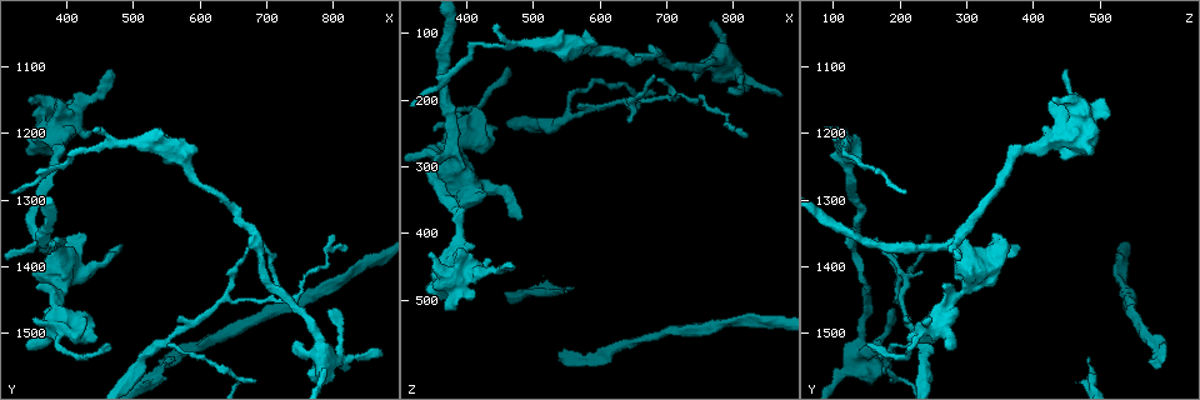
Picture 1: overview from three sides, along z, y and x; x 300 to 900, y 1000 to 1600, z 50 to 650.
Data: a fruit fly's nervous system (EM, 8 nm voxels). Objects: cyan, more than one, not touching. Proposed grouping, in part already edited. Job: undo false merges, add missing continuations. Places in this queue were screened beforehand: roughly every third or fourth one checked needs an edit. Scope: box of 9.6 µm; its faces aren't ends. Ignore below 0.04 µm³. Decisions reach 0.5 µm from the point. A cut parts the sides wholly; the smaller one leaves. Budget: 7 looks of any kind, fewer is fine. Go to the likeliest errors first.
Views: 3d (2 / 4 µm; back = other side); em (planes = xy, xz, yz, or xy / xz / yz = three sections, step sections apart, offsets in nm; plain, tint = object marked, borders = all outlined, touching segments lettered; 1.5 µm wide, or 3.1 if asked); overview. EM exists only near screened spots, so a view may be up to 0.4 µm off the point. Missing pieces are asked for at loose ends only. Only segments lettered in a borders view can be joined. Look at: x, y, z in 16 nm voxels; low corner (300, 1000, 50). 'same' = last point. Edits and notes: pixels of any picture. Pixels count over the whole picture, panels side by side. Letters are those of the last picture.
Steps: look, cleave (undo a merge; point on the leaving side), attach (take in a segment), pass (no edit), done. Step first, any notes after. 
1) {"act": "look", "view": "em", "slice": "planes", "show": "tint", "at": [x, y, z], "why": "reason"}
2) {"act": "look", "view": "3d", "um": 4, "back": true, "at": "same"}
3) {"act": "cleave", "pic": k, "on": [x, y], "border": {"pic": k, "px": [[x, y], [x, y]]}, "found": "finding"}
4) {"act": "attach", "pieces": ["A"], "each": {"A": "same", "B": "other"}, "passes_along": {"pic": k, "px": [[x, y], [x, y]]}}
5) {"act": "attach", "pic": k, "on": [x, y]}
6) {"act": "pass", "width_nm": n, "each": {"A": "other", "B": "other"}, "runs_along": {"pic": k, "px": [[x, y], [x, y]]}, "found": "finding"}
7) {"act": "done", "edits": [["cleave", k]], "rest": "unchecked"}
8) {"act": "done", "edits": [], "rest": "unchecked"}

{"act": "look", "view": "em", "slice": "xz", "step": 4, "show": "borders", "at": [540, 1550, 590], "why": "end of a long branch"}

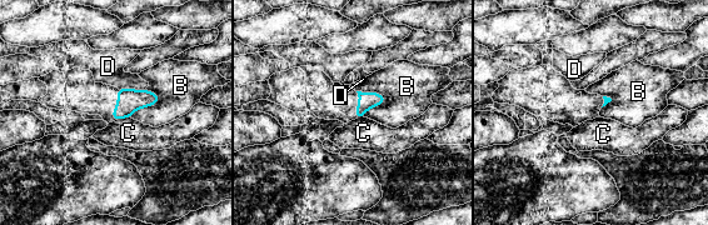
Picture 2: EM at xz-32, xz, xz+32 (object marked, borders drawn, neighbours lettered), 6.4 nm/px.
{"act": "look", "view": "em", "slice": "planes", "show": "borders", "at": "same", "why": "cut it another way"}

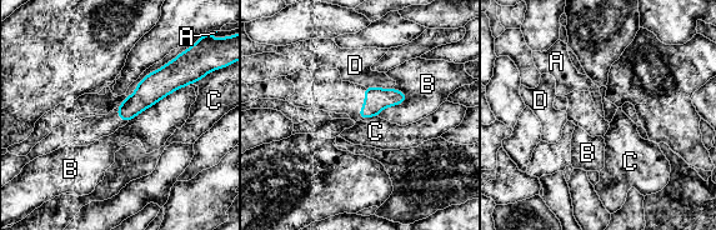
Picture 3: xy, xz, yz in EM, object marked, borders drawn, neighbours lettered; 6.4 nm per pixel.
{"act": "pass", "each": {"A": "other", "B": "other", "C": "other", "D": "other"}, "runs_along": {"pic": 3, "px": [[186, 75], [164, 80], [120, 114]]}, "found": "no lettered segment goes on from it"}

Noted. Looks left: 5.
{"act": "look", "view": "em", "slice": "planes", "show": "borders", "at": [480, 1370, 380], "why": "an open end"}

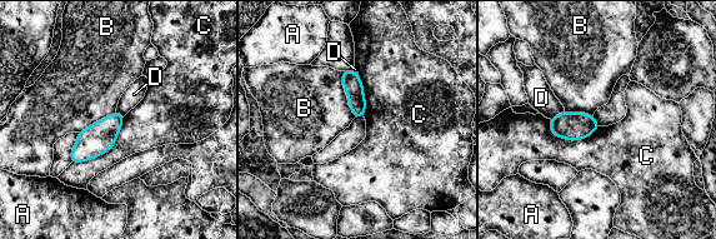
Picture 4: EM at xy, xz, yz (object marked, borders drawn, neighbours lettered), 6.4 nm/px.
{"act": "pass", "longest_contact_nm": ["C", 460], "each": {"A": "other", "B": "other", "C": "other", "D": "other"}, "border": {"pic": 4, "px": [[343, 71], [343, 89], [356, 116]]}, "found": "none of them fits"}

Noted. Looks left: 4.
{"act": "look", "view": "3d", "um": 4, "at": [590, 1225, 120], "why": "free end"}

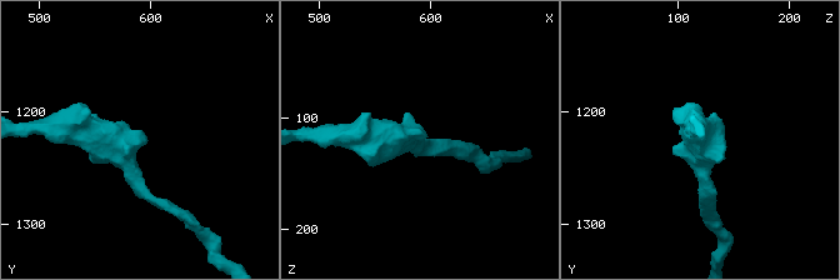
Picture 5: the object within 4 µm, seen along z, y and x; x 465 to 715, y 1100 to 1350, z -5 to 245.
{"act": "look", "view": "em", "slice": "planes", "show": "borders", "at": [596, 1222, 118], "why": "need the tissue"}

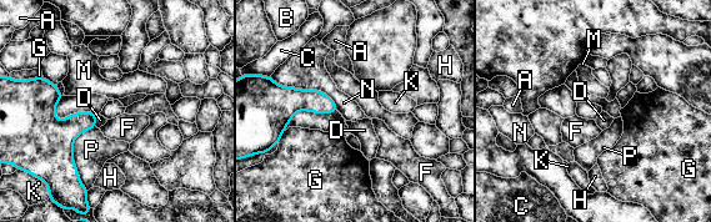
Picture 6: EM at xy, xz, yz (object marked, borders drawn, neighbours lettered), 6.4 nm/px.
{"act": "pass", "width_nm": 140, "each": {"A": "other", "B": "other", "C": "other", "D": "other", "F": "other", "G": "other", "H": "other", "K": "other", "M": "other", "N": "other", "P": "other"}, "found": "none of them fits"}

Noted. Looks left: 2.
{"act": "done", "edits": [], "rest": "unchecked"}

